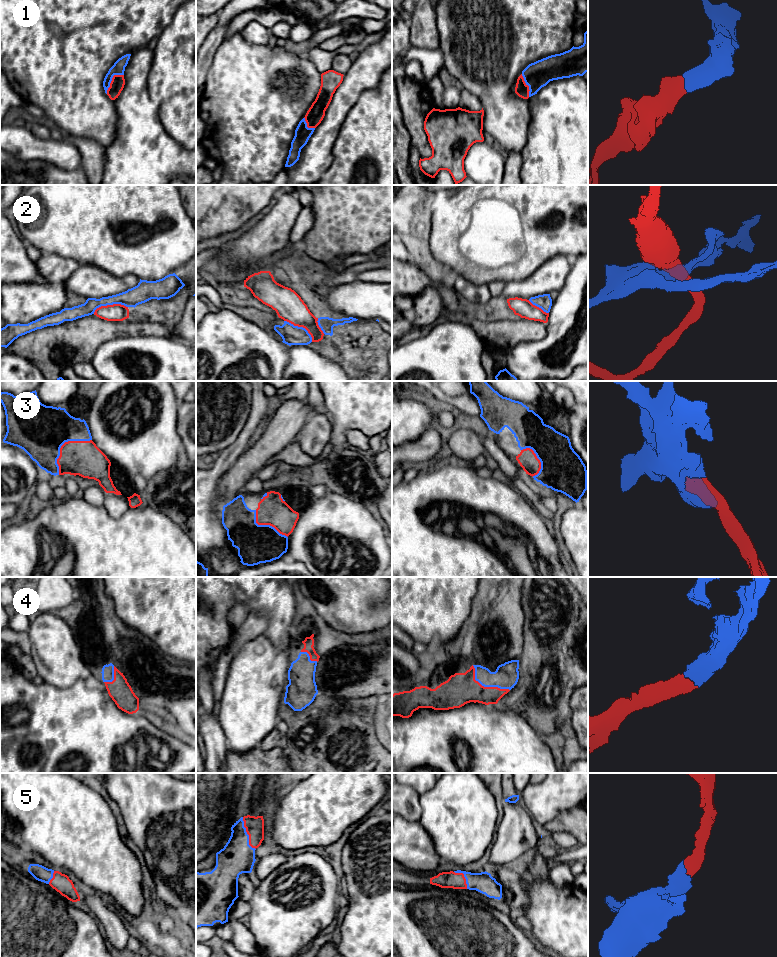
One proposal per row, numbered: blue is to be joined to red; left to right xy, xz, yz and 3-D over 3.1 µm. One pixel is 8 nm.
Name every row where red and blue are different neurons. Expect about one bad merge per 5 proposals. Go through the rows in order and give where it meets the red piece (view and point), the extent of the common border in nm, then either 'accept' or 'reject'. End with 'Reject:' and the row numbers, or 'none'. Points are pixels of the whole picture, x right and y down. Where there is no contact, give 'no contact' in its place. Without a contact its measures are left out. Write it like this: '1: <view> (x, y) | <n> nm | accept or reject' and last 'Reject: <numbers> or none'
1: xy (112, 80) | 220 nm | accept
2: xy (109, 305) | 280 nm | reject
3: xy (62, 445) | 400 nm | accept
4: yz (485, 687) | 360 nm | accept
5: xz (247, 833) | 280 nm | accept
Reject: 2

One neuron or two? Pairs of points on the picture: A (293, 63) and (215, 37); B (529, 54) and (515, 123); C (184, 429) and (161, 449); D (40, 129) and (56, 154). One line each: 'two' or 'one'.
A: two
B: one
C: two
D: two

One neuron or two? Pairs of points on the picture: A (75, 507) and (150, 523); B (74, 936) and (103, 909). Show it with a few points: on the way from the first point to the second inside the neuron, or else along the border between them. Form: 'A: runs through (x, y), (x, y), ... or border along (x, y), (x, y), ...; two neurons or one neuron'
A: runs through (94, 525), (131, 525); one neuron
B: border along (82, 906), (99, 922); two neurons

